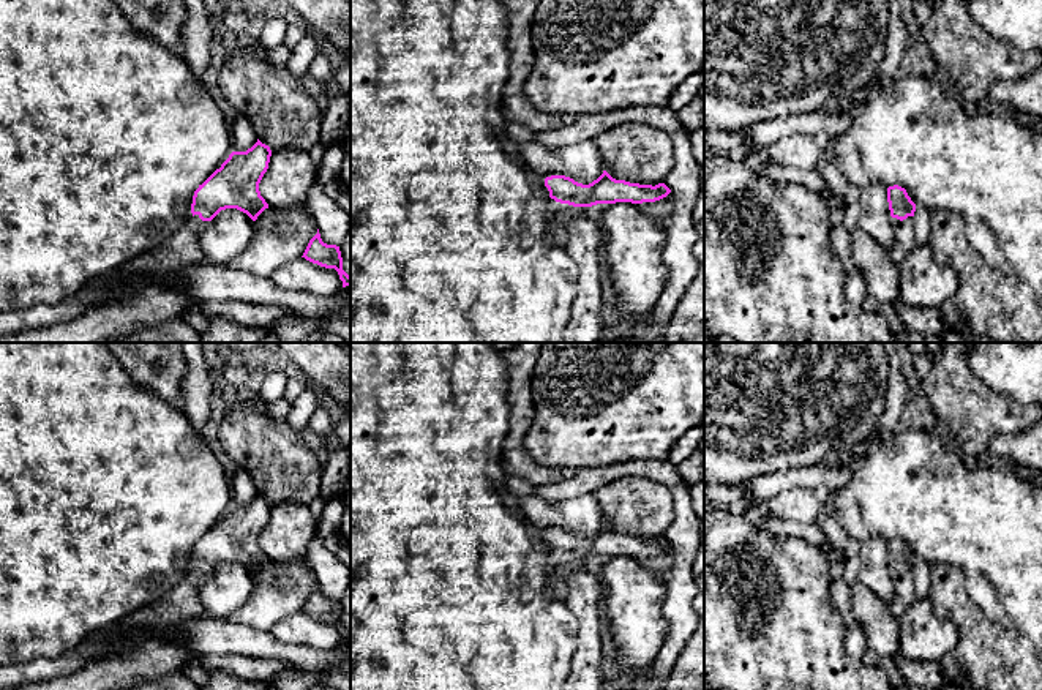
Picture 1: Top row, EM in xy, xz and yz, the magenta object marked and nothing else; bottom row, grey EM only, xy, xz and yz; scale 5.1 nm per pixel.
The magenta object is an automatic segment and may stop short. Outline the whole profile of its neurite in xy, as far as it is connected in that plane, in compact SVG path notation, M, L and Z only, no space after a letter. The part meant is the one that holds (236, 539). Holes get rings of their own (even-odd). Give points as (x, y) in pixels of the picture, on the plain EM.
M259 493L246 505L232 505L221 521L194 545L193 570L161 602L142 606L122 619L112 633L101 639L99 652L107 654L115 644L128 643L134 636L166 630L204 614L199 589L221 564L237 562L256 575L268 562L260 549L259 537L268 523L270 510L270 501Z

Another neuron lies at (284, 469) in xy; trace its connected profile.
M234 407L219 423L218 442L248 472L257 493L275 504L311 504L320 494L322 463L284 420Z

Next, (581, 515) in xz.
M537 494L519 497L523 515L537 527L546 531L565 529L589 538L603 527L600 505L594 494L548 501Z

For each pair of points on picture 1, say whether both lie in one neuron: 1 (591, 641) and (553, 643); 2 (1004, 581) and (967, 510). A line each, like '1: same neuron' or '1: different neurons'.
1: different neurons
2: same neuron

